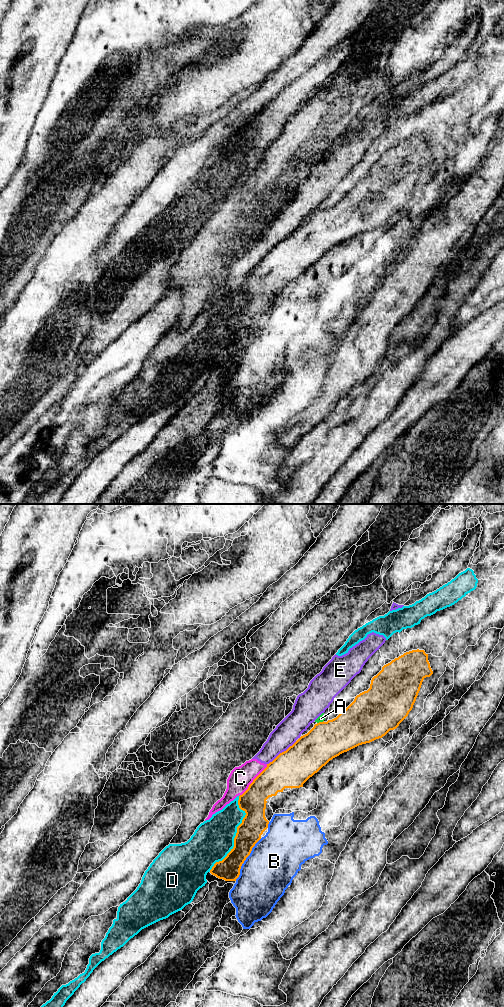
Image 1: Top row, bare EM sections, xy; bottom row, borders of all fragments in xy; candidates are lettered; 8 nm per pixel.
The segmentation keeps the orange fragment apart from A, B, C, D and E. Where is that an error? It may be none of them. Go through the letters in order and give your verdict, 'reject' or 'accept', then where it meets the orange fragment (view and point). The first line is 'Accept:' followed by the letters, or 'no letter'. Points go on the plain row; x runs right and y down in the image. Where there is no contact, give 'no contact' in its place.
Accept: no letter
A: reject; meets orange in xy at (320, 210)
B: reject; meets orange in xy at (245, 347)
C: reject; meets orange in xy at (253, 268)
D: reject; meets orange in xy at (236, 323)
E: reject; meets orange in xy at (282, 240)

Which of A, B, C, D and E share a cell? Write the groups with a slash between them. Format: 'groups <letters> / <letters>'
groups A / B / C E / D

